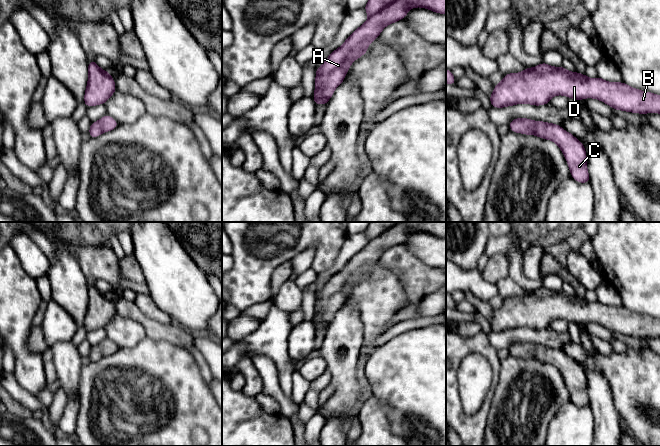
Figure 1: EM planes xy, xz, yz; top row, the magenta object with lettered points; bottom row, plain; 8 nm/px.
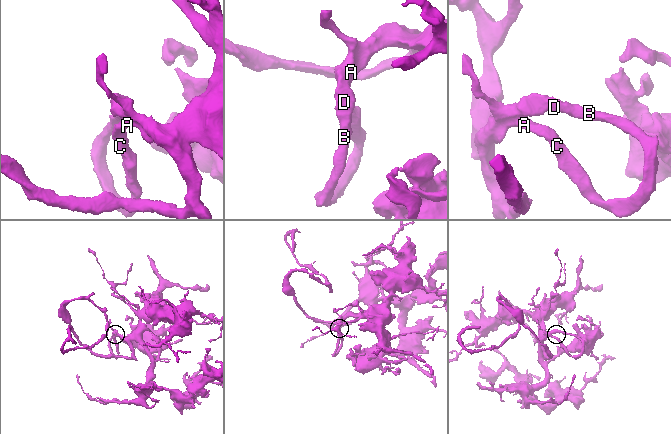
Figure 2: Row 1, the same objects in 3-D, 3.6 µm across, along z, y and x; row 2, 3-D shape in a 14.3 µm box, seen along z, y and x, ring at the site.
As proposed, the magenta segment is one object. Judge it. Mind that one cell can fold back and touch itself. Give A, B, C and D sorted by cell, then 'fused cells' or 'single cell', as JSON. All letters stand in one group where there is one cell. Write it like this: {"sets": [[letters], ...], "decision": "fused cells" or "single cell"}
{"sets": [["A", "B", "C", "D"]], "decision": "single cell"}

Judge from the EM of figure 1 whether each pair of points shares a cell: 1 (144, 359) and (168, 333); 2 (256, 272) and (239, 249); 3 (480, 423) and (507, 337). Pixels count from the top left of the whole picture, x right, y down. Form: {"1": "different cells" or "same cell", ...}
{"1": "different cells", "2": "same cell", "3": "different cells"}

